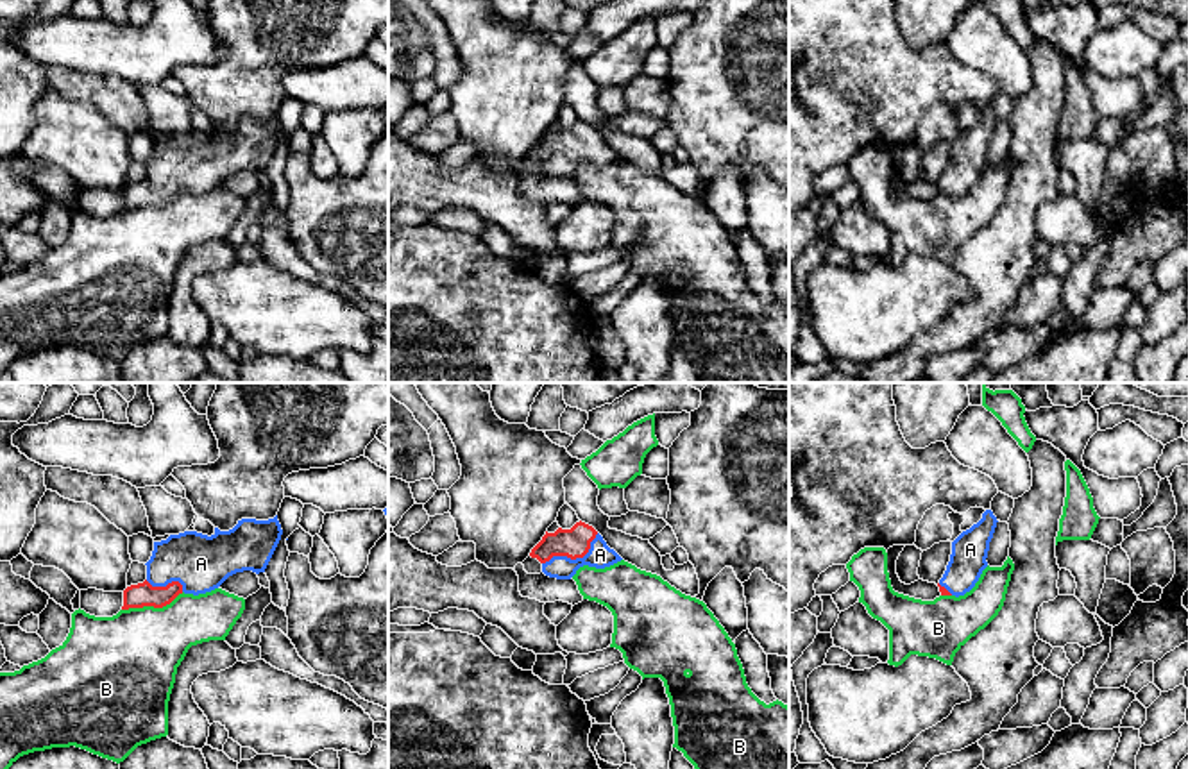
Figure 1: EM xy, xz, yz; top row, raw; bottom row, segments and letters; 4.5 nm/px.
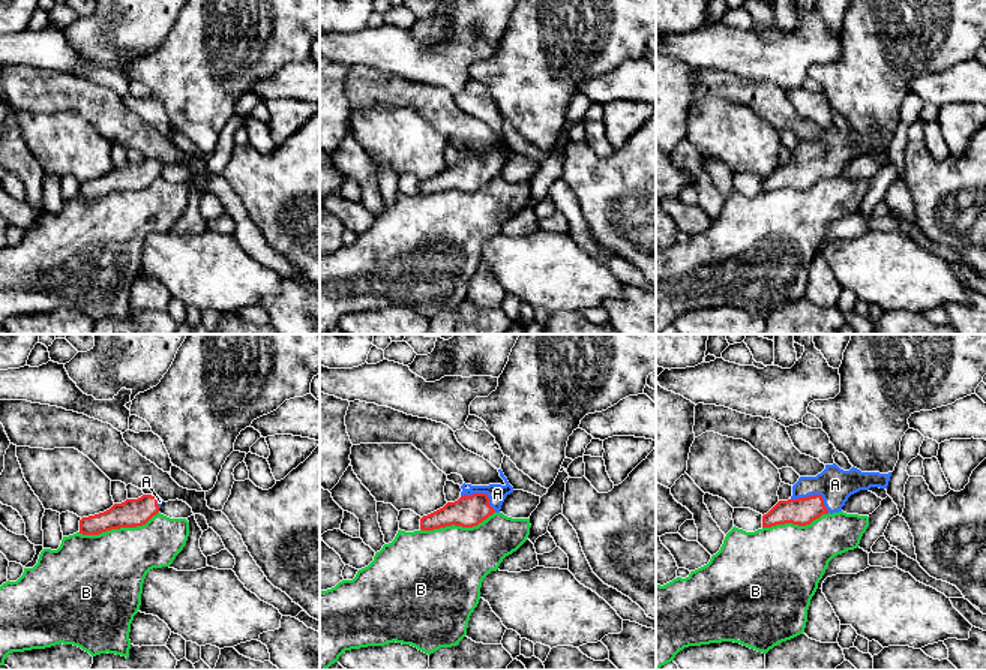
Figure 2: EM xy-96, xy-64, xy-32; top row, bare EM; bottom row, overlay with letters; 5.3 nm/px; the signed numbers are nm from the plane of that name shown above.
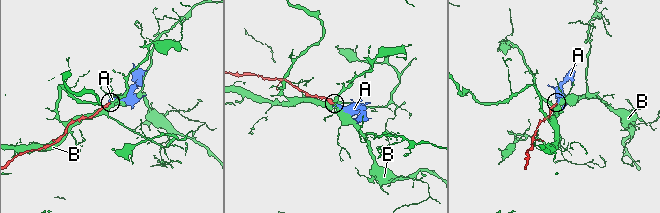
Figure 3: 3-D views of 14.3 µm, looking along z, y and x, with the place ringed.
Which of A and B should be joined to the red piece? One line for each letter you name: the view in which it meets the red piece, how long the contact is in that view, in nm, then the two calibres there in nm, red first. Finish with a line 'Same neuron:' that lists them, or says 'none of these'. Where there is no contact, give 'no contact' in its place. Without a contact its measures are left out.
A: xz | 300 nm | 140/110 nm
Same neuron: A

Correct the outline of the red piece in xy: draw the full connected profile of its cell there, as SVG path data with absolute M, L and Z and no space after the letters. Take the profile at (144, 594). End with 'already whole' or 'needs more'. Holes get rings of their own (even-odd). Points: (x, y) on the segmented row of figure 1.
M277 515L268 520L242 519L229 531L215 528L211 537L184 531L154 542L147 579L123 590L123 606L163 608L179 594L206 594L243 570L265 572L283 529Z; needs more

